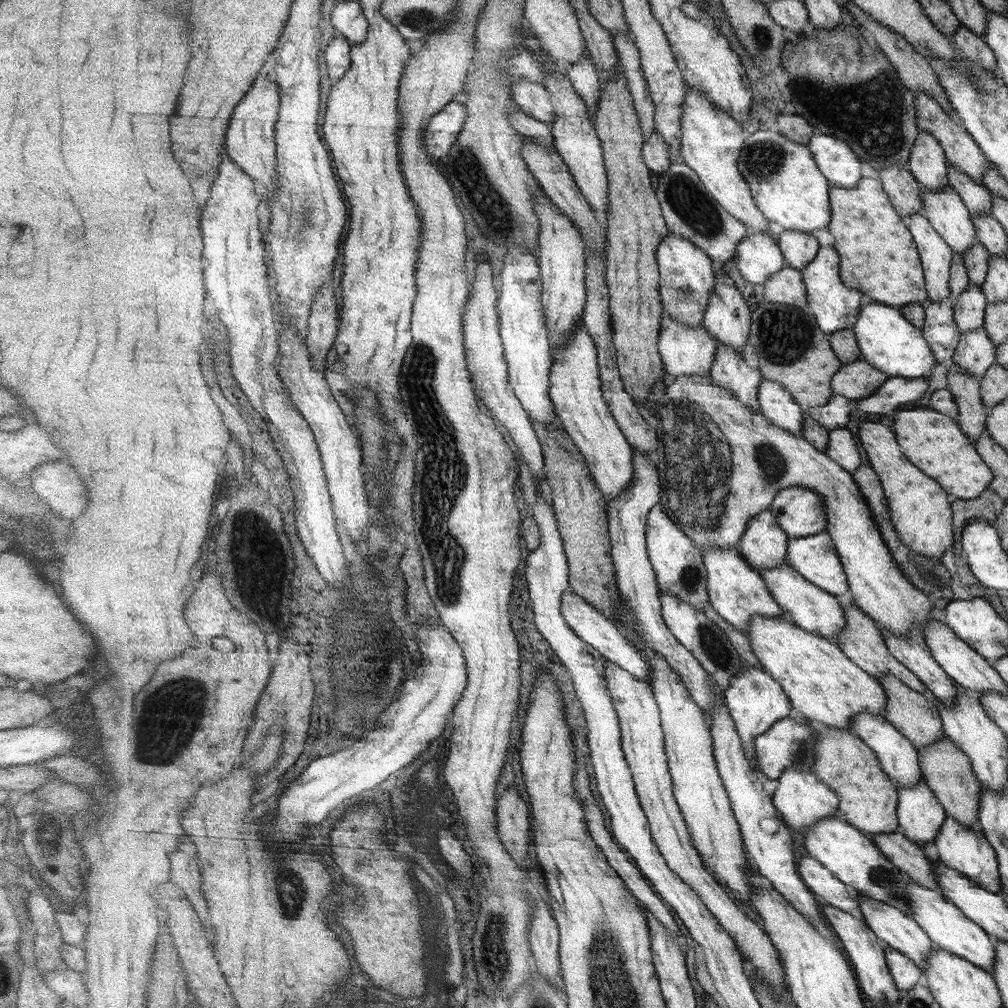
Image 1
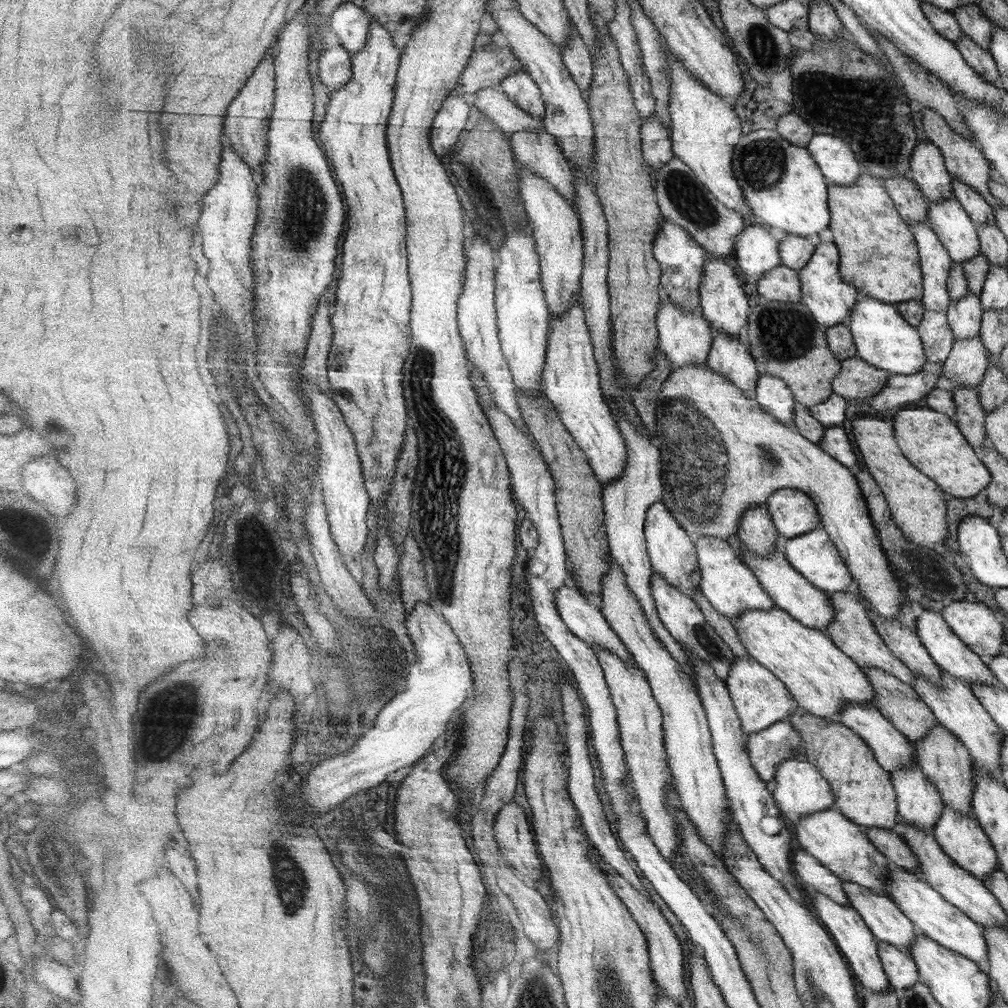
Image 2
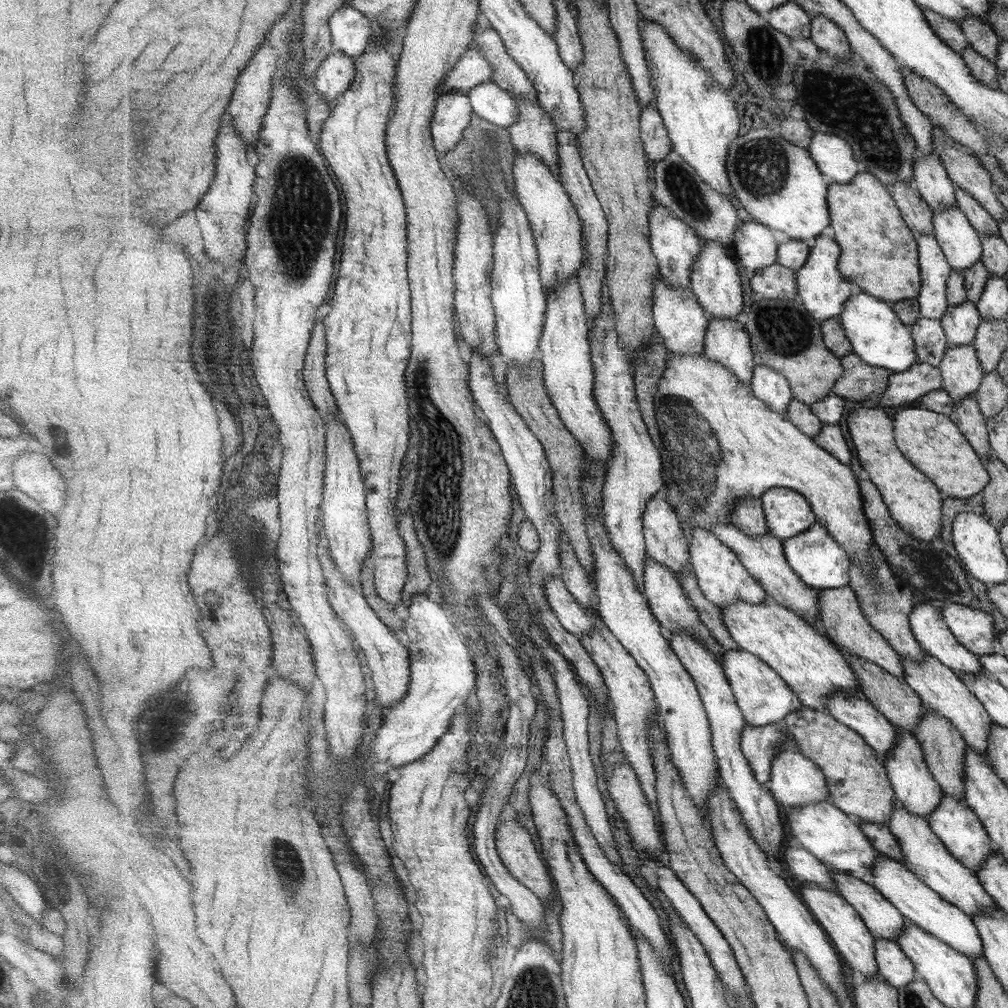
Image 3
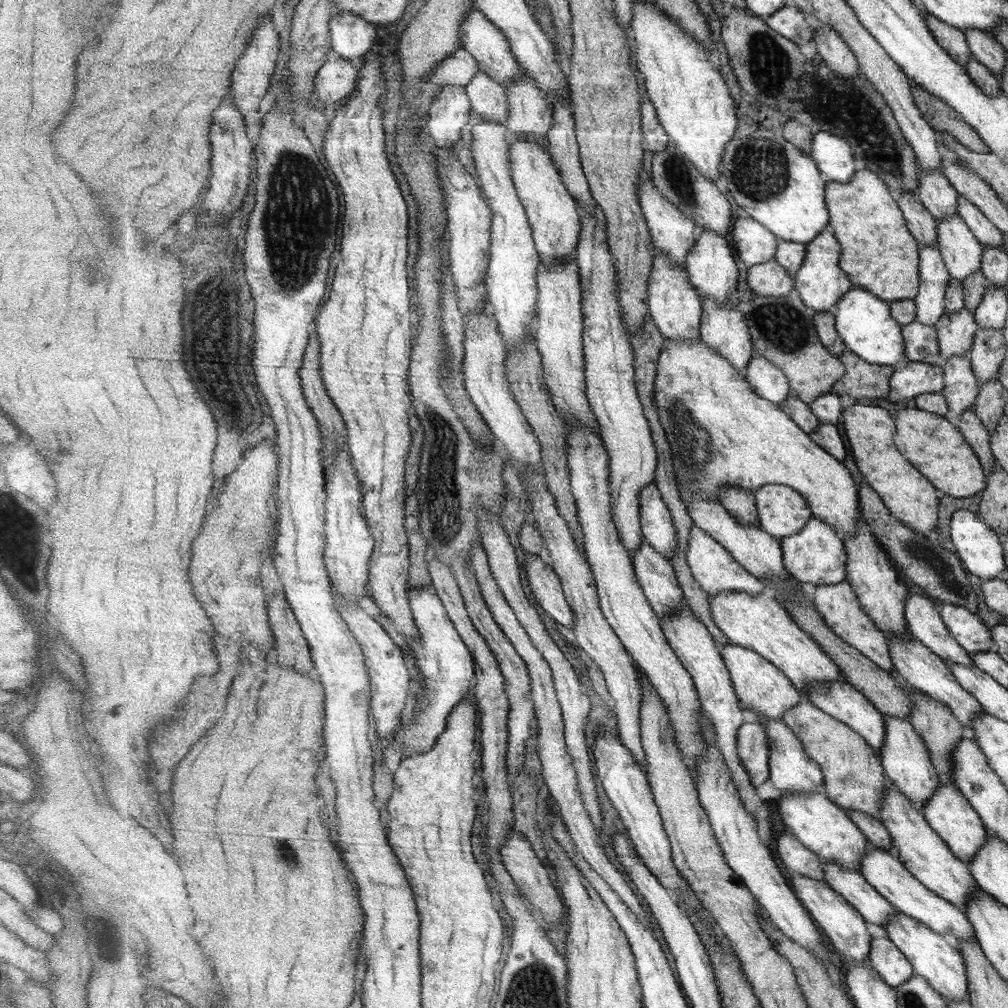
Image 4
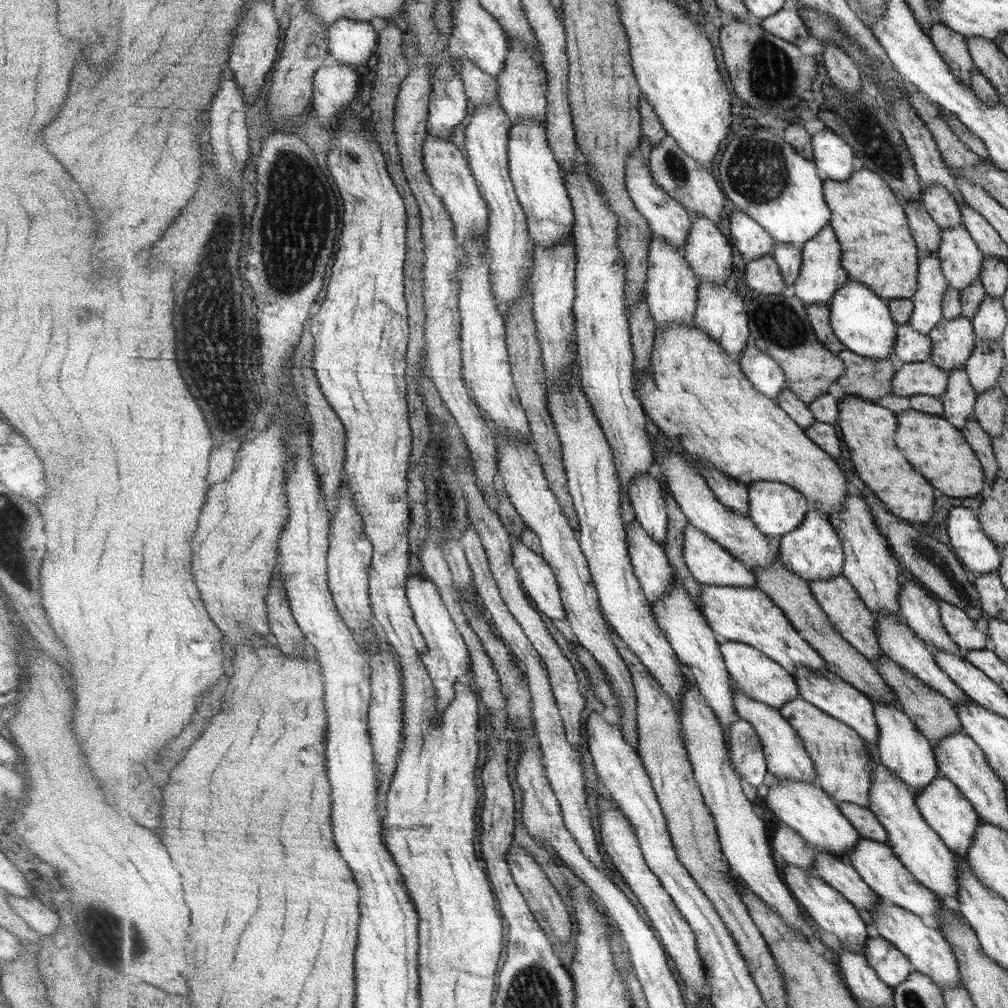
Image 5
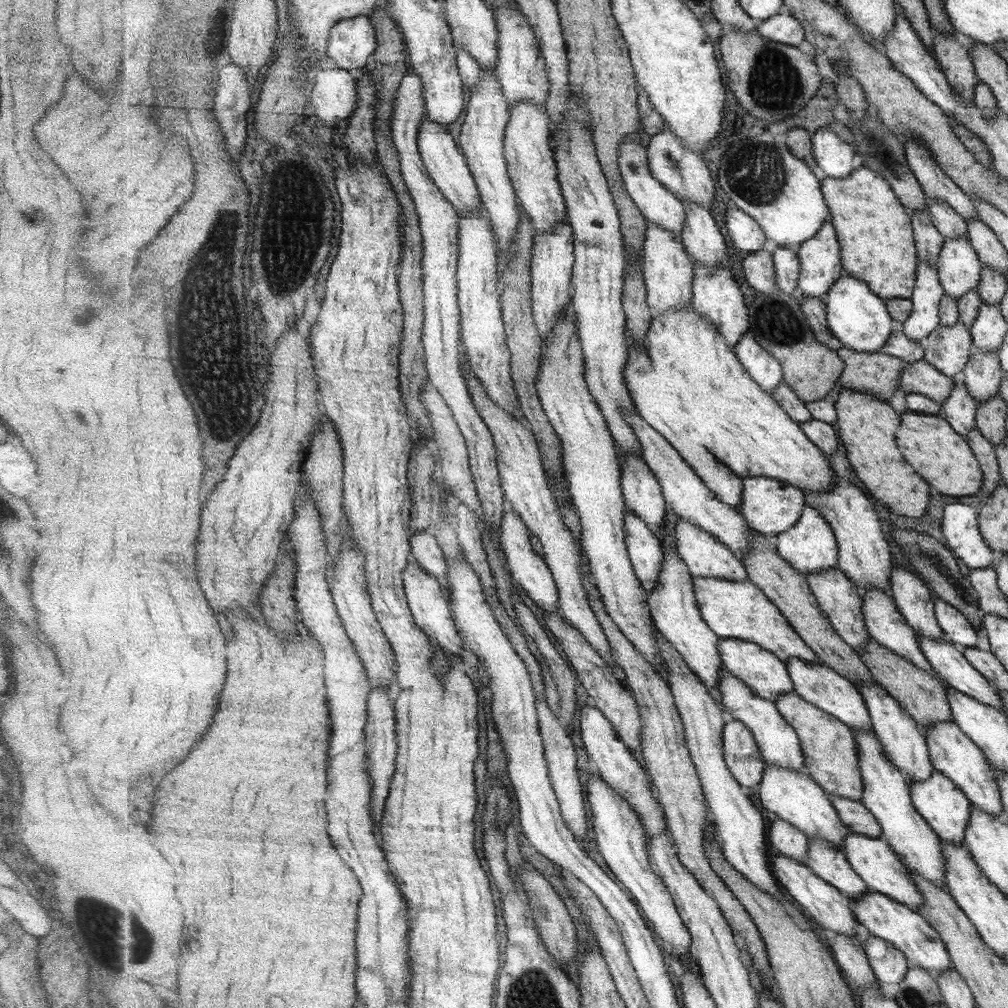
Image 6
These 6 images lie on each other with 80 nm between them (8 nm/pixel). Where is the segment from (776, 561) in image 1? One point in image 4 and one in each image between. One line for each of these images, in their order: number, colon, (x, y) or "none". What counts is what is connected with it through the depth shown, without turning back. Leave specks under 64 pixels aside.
2: (757, 531)
3: (749, 516)
4: (741, 504)

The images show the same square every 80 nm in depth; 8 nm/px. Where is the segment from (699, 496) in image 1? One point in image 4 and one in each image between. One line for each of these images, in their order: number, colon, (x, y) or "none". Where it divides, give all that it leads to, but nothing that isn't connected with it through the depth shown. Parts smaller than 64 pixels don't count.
2: (723, 454)
3: (723, 443)
4: (735, 439)

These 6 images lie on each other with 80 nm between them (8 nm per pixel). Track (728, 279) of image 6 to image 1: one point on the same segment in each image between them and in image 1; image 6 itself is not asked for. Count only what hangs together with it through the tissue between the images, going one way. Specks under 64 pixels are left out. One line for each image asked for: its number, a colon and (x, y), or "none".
1: (730, 370)
2: (729, 356)
3: (727, 341)
4: (725, 328)
5: (720, 312)

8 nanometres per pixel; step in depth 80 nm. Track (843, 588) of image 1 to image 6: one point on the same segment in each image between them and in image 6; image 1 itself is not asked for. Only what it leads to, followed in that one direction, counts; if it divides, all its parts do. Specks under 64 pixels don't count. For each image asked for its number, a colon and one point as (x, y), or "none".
2: (815, 555)
3: (819, 559)
4: (817, 554)
5: (815, 551)
6: (811, 546)

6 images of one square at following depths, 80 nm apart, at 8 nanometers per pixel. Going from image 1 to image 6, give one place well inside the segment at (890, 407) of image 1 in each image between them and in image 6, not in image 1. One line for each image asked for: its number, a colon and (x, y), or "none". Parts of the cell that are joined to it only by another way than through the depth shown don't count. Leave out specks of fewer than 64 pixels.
2: (900, 389)
3: (922, 378)
4: (917, 378)
5: (914, 378)
6: (919, 377)

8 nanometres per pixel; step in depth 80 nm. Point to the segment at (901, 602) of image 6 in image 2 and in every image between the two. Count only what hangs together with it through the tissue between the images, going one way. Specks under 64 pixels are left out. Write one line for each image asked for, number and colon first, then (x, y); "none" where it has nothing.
2: (949, 651)
3: (930, 628)
4: (925, 622)
5: (920, 609)

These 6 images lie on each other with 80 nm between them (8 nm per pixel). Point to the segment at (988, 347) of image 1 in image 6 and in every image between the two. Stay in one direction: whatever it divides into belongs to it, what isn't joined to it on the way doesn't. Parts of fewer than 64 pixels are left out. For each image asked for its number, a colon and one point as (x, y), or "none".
2: (967, 364)
3: (962, 372)
4: (962, 387)
5: (960, 399)
6: (960, 408)

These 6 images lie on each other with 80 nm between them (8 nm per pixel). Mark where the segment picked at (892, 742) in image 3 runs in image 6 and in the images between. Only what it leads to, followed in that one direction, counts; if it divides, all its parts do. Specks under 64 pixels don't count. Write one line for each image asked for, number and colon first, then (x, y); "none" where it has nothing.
4: (842, 700)
5: (827, 690)
6: (819, 684)

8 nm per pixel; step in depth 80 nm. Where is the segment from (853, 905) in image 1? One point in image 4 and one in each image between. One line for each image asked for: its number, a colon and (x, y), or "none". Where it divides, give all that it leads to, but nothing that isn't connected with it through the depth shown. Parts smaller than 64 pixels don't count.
2: (816, 877)
3: (803, 863)
4: (796, 856)

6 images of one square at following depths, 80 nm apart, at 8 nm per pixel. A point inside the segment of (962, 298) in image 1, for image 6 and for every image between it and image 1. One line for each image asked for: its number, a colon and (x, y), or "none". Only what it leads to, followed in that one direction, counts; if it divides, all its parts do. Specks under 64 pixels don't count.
2: (965, 316)
3: (961, 322)
4: (956, 331)
5: (953, 341)
6: (949, 348)

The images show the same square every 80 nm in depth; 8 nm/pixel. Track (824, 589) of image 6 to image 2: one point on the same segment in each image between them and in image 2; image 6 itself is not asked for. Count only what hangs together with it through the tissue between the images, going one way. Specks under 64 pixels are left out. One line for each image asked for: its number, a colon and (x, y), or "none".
2: (852, 630)
3: (842, 617)
4: (839, 604)
5: (847, 611)

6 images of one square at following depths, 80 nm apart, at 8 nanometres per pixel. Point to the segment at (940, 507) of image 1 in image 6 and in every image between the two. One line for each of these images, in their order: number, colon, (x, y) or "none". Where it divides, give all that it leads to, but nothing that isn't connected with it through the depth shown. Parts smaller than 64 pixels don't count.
2: (919, 509)
3: (913, 500)
4: (908, 494)
5: (868, 429)
6: (866, 424)

